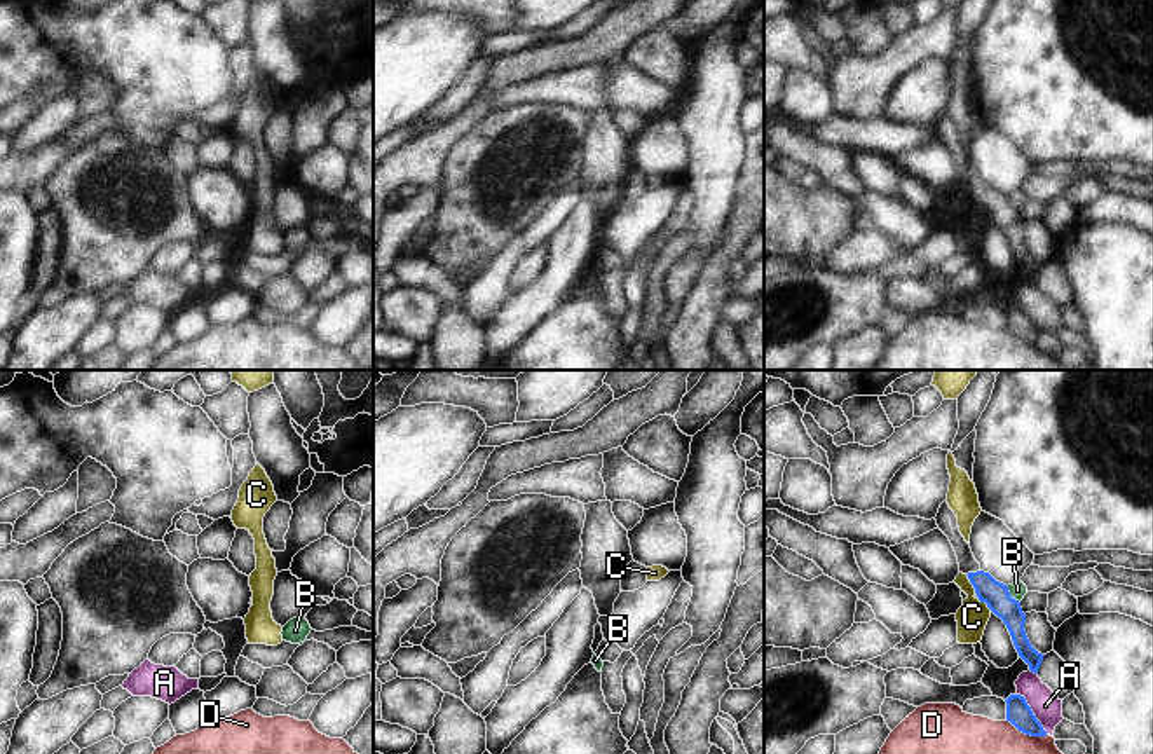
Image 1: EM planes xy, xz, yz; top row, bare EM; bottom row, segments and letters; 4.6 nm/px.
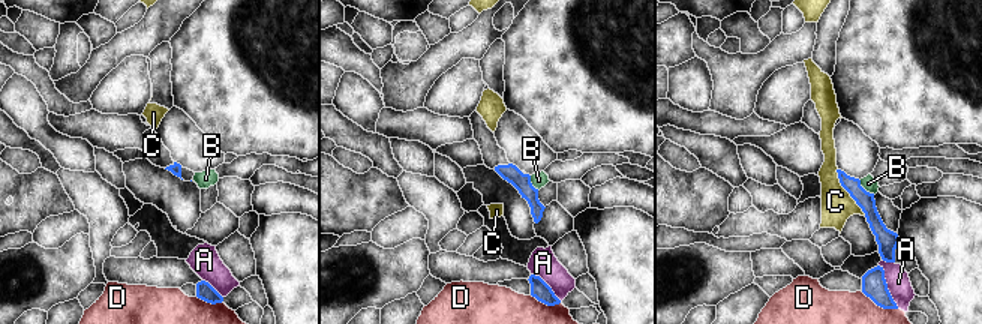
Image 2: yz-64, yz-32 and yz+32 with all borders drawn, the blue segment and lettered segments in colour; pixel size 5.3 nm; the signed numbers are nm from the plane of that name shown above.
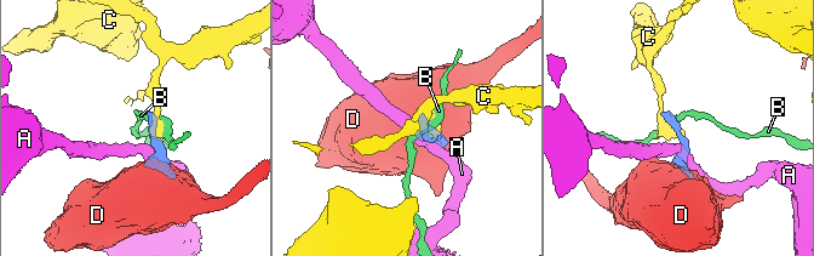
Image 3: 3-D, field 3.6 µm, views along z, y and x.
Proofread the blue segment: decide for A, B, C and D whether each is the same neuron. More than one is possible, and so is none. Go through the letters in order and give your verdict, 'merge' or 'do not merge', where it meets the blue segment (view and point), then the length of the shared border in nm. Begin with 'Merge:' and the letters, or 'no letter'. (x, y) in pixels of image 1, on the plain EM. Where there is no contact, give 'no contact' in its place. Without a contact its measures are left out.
Merge: no letter
A: do not merge; meets blue in yz at (1031, 322); contact 240 nm long
B: do not merge; meets blue in yz at (1009, 205); contact 100 nm long
C: do not merge; meets blue in yz at (970, 191); contact 100 nm long
D: do not merge; meets blue in yz at (1026, 342); contact 200 nm long

